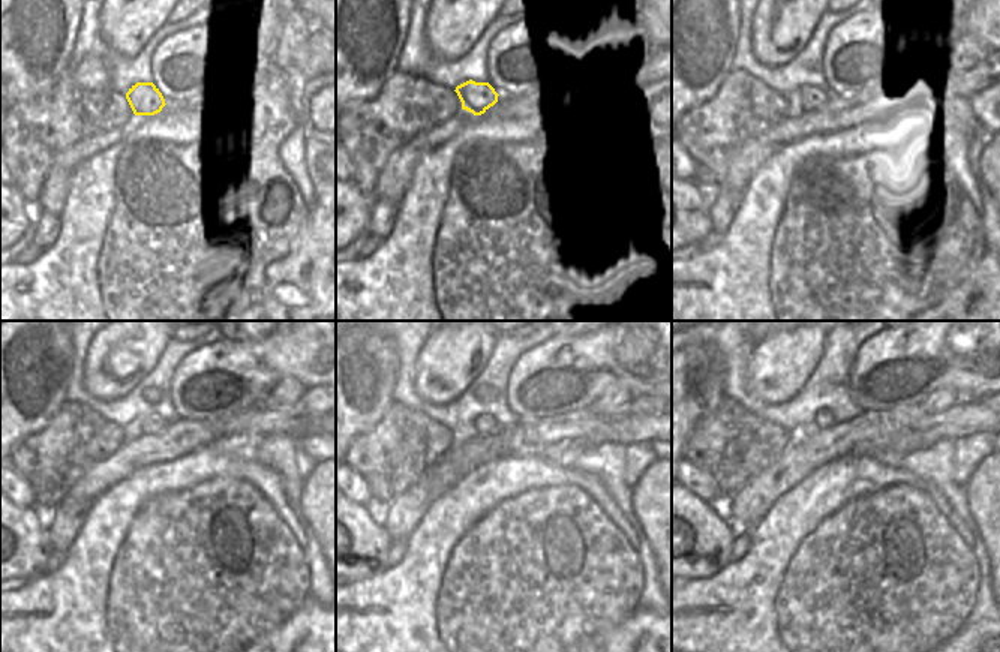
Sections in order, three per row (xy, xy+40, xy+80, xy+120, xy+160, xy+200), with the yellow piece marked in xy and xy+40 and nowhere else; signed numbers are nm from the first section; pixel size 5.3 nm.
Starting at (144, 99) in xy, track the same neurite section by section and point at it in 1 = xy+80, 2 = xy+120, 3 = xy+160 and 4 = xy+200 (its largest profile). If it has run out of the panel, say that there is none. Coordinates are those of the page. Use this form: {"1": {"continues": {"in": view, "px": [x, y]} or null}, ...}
{"1": {"continues": {"in": "xy+80", "px": [807, 98]}}, "2": {"continues": {"in": "xy+120", "px": [149, 424]}}, "3": {"continues": {"in": "xy+160", "px": [485, 423]}}, "4": {"continues": {"in": "xy+200", "px": [822, 420]}}}

